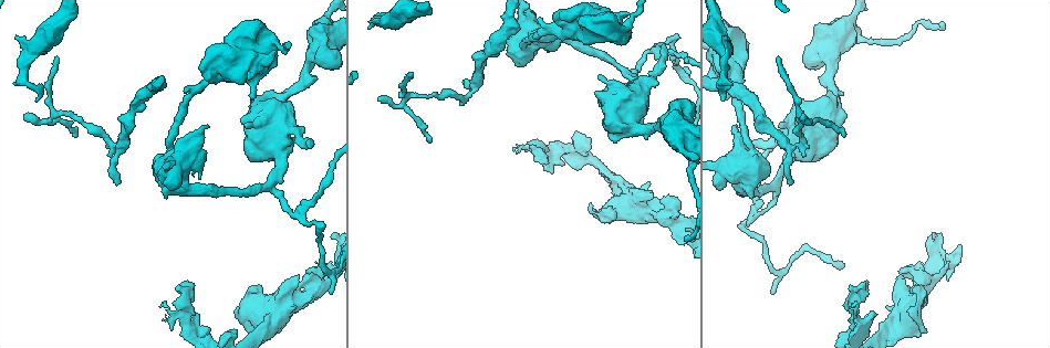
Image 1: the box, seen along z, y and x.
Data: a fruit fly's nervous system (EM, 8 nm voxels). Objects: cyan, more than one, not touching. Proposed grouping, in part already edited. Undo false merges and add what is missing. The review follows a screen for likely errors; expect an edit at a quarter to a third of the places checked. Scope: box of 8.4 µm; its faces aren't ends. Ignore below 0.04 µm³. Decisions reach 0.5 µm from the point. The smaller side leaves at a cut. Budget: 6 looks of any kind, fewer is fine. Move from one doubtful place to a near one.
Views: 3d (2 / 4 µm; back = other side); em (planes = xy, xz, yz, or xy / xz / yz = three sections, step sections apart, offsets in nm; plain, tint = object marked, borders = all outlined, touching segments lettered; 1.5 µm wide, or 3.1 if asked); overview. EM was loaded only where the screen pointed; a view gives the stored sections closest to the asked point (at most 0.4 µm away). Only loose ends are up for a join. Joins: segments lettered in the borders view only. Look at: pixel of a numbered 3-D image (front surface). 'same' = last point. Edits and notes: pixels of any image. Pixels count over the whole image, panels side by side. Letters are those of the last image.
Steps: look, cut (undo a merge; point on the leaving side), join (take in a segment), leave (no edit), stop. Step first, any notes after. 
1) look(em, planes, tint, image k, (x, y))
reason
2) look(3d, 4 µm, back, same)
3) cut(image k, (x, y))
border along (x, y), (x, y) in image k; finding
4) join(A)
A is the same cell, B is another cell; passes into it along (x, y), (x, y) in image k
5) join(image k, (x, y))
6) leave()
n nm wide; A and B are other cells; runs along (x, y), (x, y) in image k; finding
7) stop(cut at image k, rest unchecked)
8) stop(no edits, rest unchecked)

look(em, xz, step 4, borders, image 1, (26, 119))
tapers out

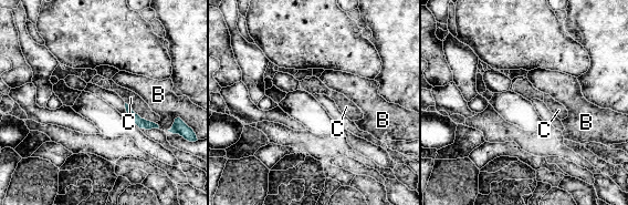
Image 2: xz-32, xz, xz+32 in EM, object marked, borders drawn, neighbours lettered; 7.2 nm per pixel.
look(em, planes, borders, same)

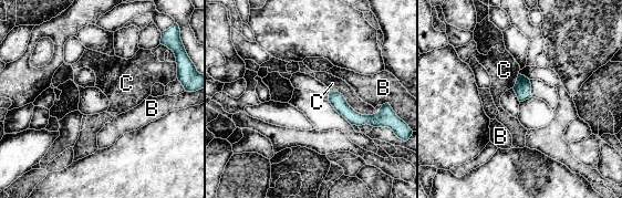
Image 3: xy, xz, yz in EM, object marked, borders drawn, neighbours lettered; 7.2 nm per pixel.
leave()
B and C are other cells; none of them fits

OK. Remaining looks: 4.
look(em, planes, borders, image 1, (789, 185))
an open end

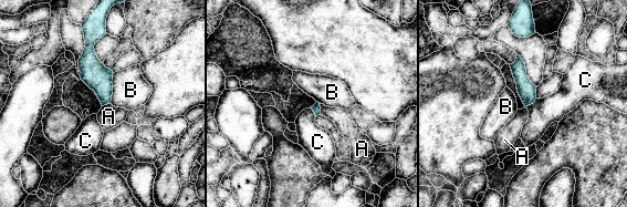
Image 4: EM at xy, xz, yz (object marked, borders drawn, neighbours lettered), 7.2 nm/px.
leave()
A, B and C are other cells; border along (536, 99), (525, 106) in image 4; no lettered segment goes on from it

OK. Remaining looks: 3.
look(3d, 2 µm, image 1, (663, 45))
branch stops here

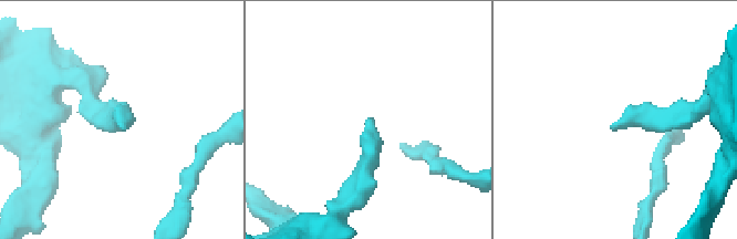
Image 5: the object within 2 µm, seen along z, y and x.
look(em, planes, borders, image 5, (368, 121))
need the tissue

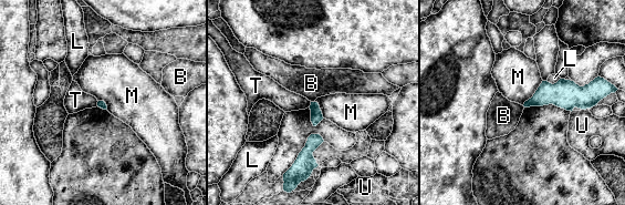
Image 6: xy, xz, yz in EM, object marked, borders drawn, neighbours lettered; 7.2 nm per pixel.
leave()
B, L, M, T and U are other cells; border along (542, 80), (535, 92), (522, 104) in image 6; no lettered segment goes on from it

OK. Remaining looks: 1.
stop(no edits, rest unchecked)

